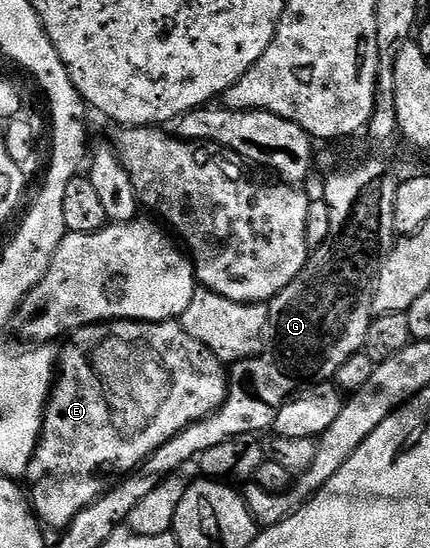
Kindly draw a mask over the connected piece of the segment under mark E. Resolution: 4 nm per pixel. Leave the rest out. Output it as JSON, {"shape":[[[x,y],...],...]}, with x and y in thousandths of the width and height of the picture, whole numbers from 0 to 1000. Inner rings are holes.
{"shape":[[[279,584],[272,588],[253,588],[247,591],[223,591],[216,595],[193,595],[188,600],[172,604],[163,611],[165,626],[156,633],[144,633],[140,655],[133,662],[133,688],[128,703],[119,708],[119,723],[109,730],[109,750],[100,754],[100,786],[91,790],[91,808],[81,819],[81,830],[72,836],[72,845],[58,867],[60,892],[67,896],[67,914],[79,929],[81,943],[91,945],[100,940],[100,923],[84,923],[91,909],[100,909],[100,894],[119,894],[119,909],[137,909],[137,916],[128,916],[128,923],[119,923],[119,931],[128,931],[128,938],[144,940],[153,949],[163,949],[179,942],[179,934],[188,934],[207,920],[216,920],[216,912],[230,907],[230,887],[240,887],[240,872],[249,872],[249,858],[277,858],[279,841],[312,843],[335,821],[349,825],[351,814],[384,810],[402,796],[412,796],[412,788],[421,788],[440,774],[449,774],[470,763],[484,763],[491,754],[507,748],[509,741],[528,728],[528,708],[533,703],[533,688],[523,677],[521,662],[512,661],[505,650],[495,650],[495,642],[486,642],[486,635],[477,635],[477,628],[467,628],[458,620],[449,620],[449,613],[440,613],[440,606],[426,602],[423,593],[414,586],[395,588],[300,588]],[[247,624],[251,630],[251,668],[267,673],[267,730],[281,737],[281,730],[291,726],[291,719],[305,719],[309,697],[319,697],[323,675],[347,682],[365,682],[374,690],[374,679],[388,679],[388,690],[379,690],[379,697],[402,697],[393,701],[393,734],[379,741],[365,770],[351,776],[351,785],[342,785],[326,799],[286,801],[272,796],[272,763],[267,763],[267,781],[253,770],[249,759],[249,745],[235,730],[235,715],[230,704],[200,664],[202,644],[212,631]]]}

